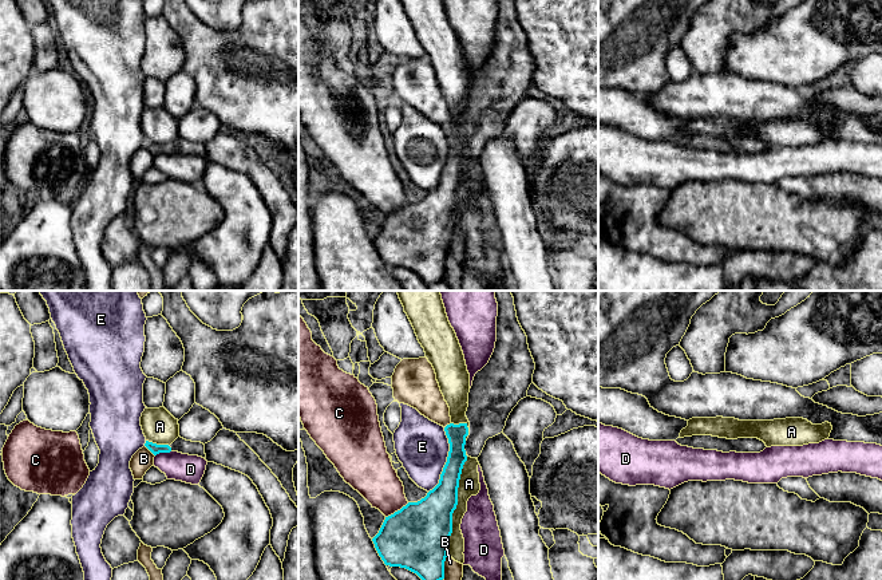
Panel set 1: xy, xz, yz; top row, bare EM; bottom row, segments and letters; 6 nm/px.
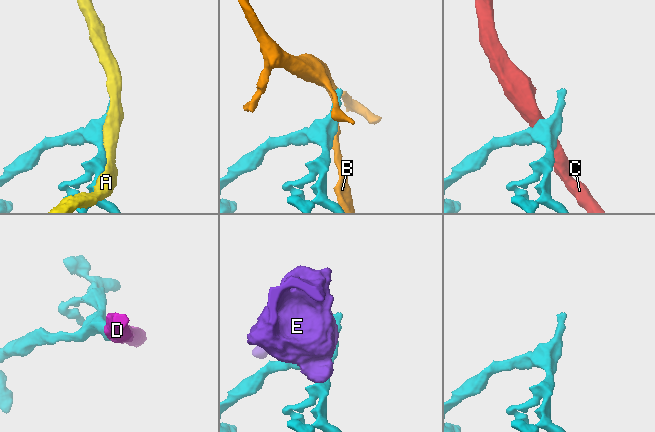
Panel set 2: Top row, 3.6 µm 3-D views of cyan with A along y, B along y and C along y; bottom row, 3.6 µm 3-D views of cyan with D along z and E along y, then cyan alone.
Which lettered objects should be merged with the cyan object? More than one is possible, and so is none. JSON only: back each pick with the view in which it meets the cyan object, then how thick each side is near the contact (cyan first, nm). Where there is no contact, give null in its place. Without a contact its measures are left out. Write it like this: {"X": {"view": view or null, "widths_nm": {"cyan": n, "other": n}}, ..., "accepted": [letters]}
{"accepted": []}

